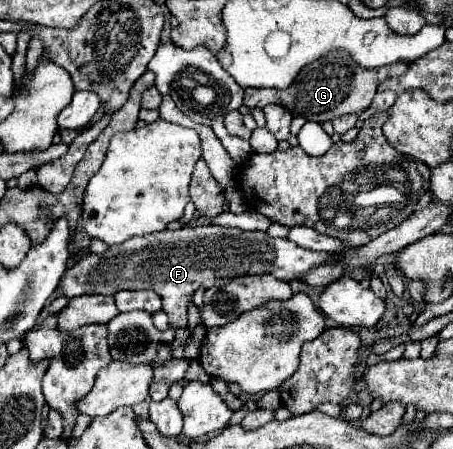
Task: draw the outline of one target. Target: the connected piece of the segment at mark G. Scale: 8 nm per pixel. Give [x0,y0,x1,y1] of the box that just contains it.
[244,53,408,123]

